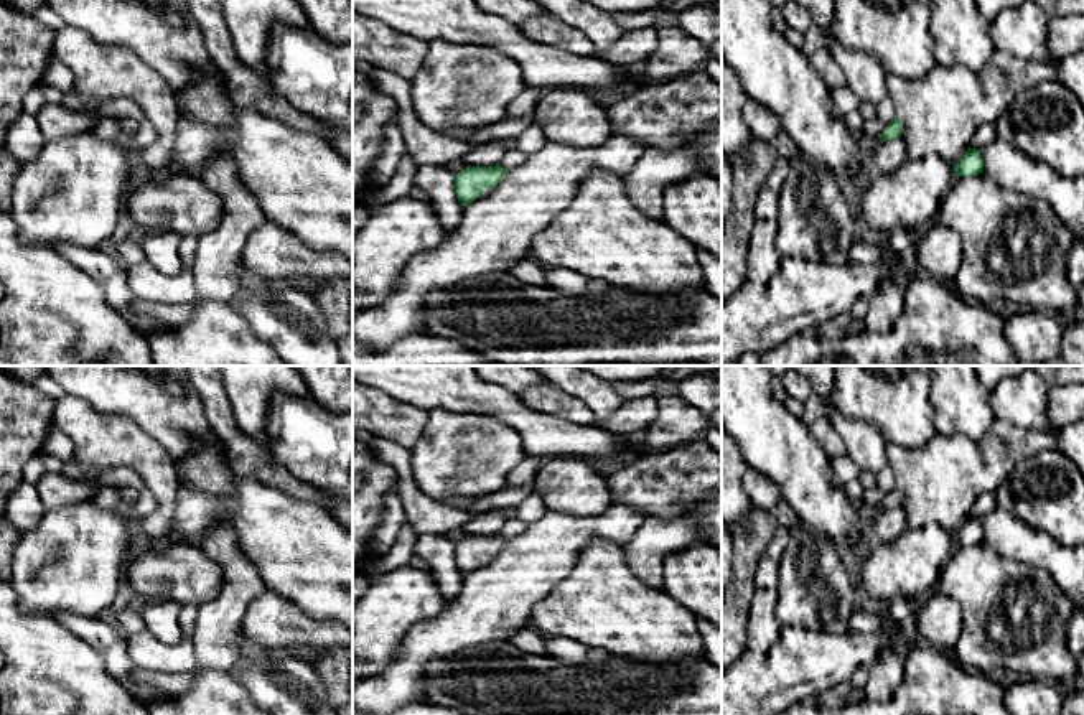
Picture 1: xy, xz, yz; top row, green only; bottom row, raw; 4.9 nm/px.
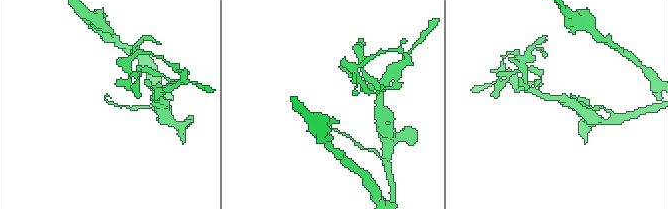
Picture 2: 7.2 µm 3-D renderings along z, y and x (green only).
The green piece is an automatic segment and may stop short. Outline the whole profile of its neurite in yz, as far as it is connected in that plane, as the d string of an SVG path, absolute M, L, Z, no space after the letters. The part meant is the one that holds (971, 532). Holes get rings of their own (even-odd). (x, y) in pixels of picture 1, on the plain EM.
M967 517L954 535L956 545L977 545L984 542L984 529L980 519Z

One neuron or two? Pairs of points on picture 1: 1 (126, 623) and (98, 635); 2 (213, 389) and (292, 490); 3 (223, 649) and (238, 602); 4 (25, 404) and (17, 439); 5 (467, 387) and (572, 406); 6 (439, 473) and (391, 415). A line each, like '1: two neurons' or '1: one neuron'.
1: two neurons
2: one neuron
3: one neuron
4: one neuron
5: two neurons
6: two neurons

